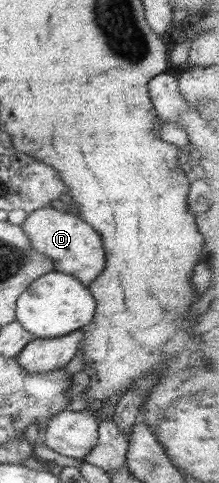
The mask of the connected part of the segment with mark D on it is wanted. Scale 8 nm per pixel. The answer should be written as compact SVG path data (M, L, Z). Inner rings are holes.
M52 206L39 208L26 215L21 228L30 240L33 250L53 260L53 269L70 274L83 286L89 286L105 267L105 251L97 231L76 215Z

